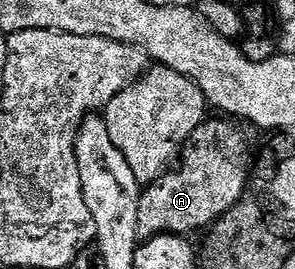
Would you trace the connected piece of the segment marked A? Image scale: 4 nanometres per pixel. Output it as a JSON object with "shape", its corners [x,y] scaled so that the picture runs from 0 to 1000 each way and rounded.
{"shape":[[[719,435],[695,439],[671,480],[658,480],[647,517],[624,528],[624,543],[603,580],[603,610],[610,625],[573,632],[566,643],[525,665],[519,680],[498,684],[475,714],[475,758],[468,762],[468,877],[478,892],[519,888],[525,874],[620,874],[627,881],[647,877],[647,859],[688,862],[695,851],[719,840],[736,814],[746,814],[763,792],[780,781],[797,755],[814,751],[827,732],[827,706],[841,695],[841,658],[847,647],[847,591],[841,606],[841,517],[810,487],[797,454],[776,450],[759,435],[732,435],[746,442],[719,442]]]}

